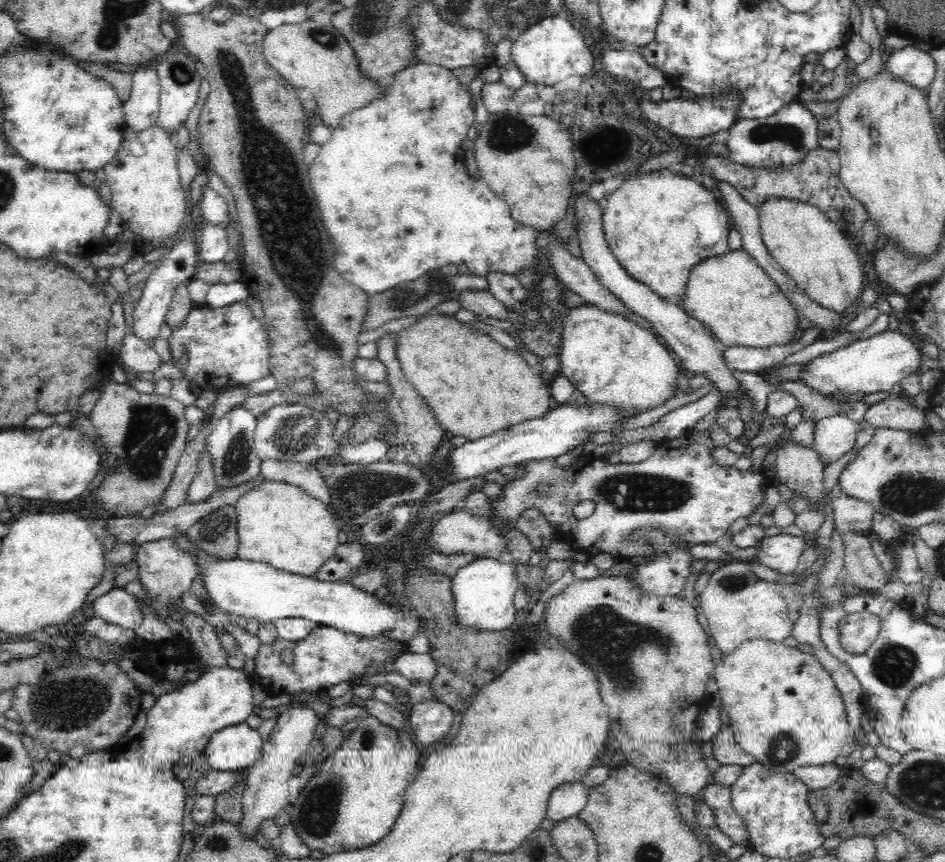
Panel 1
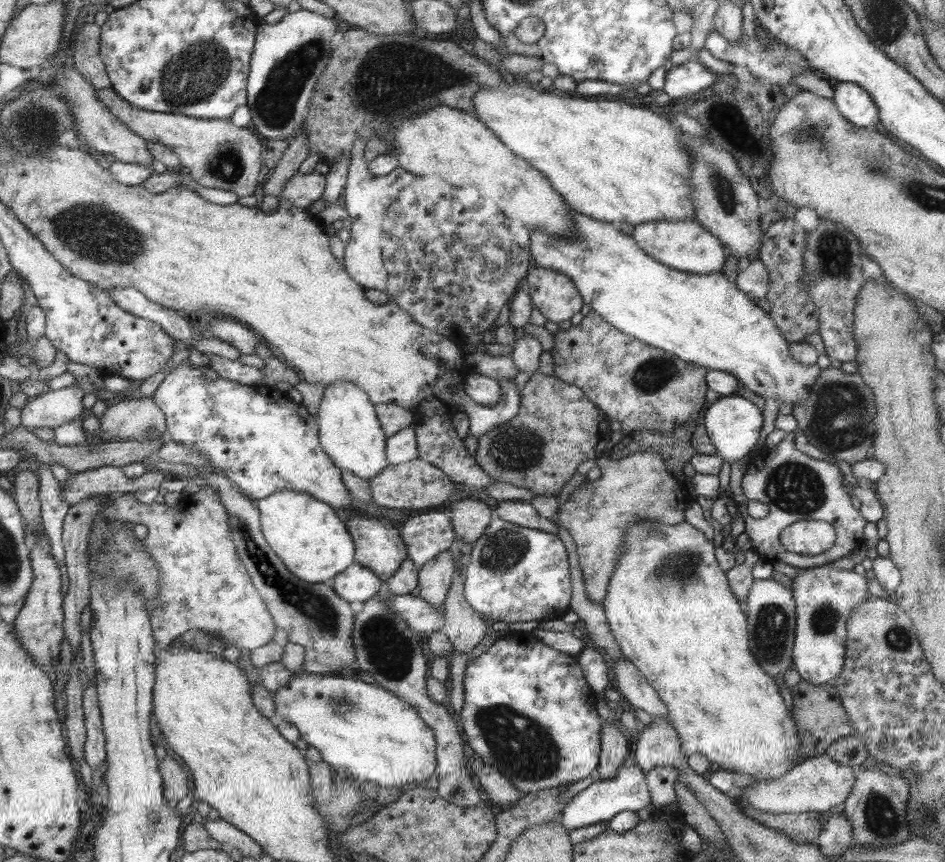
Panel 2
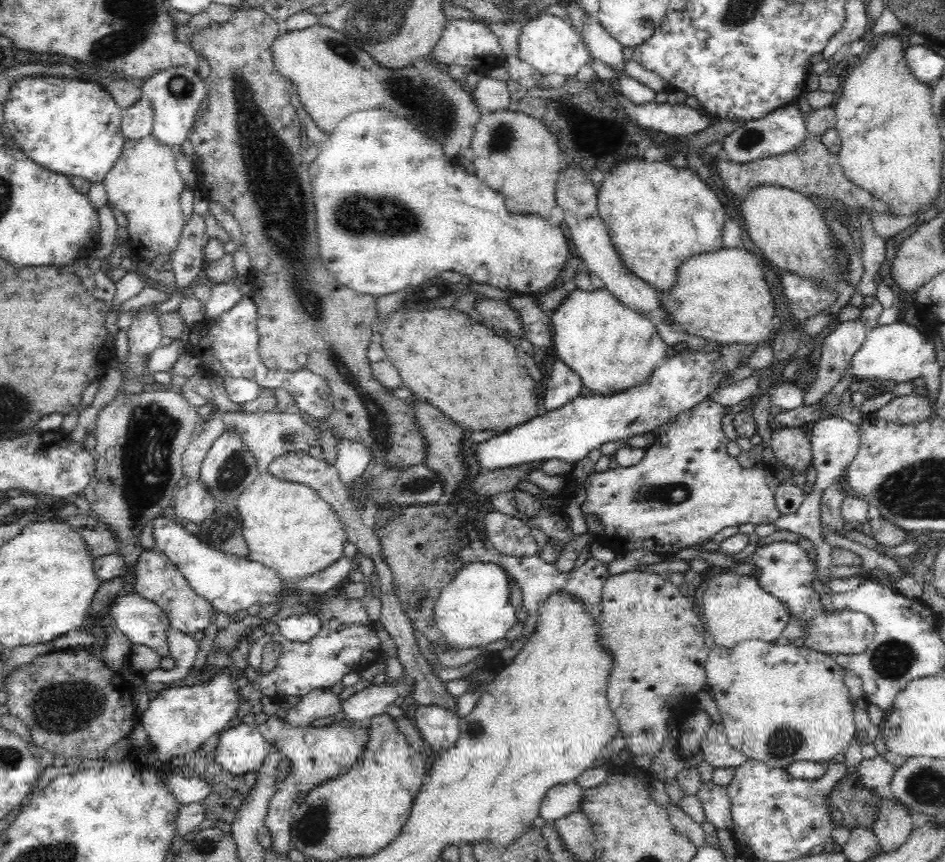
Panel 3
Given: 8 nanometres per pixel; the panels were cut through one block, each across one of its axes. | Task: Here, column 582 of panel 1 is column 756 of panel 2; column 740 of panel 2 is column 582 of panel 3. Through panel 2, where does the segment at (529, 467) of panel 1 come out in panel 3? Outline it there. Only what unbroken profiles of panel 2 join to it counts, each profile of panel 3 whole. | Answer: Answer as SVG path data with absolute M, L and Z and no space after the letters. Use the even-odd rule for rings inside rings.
M703 400L690 410L677 413L677 421L646 450L640 462L632 466L606 470L595 470L586 476L584 485L570 484L576 497L583 488L585 502L580 506L584 520L592 515L600 521L602 532L598 532L591 541L597 541L604 547L611 548L616 555L625 555L632 550L644 550L659 556L672 554L688 547L712 546L712 540L718 531L729 526L742 524L772 524L780 517L775 505L775 490L778 480L768 470L744 468L736 457L726 456L726 444L720 418L726 408L716 401Z

